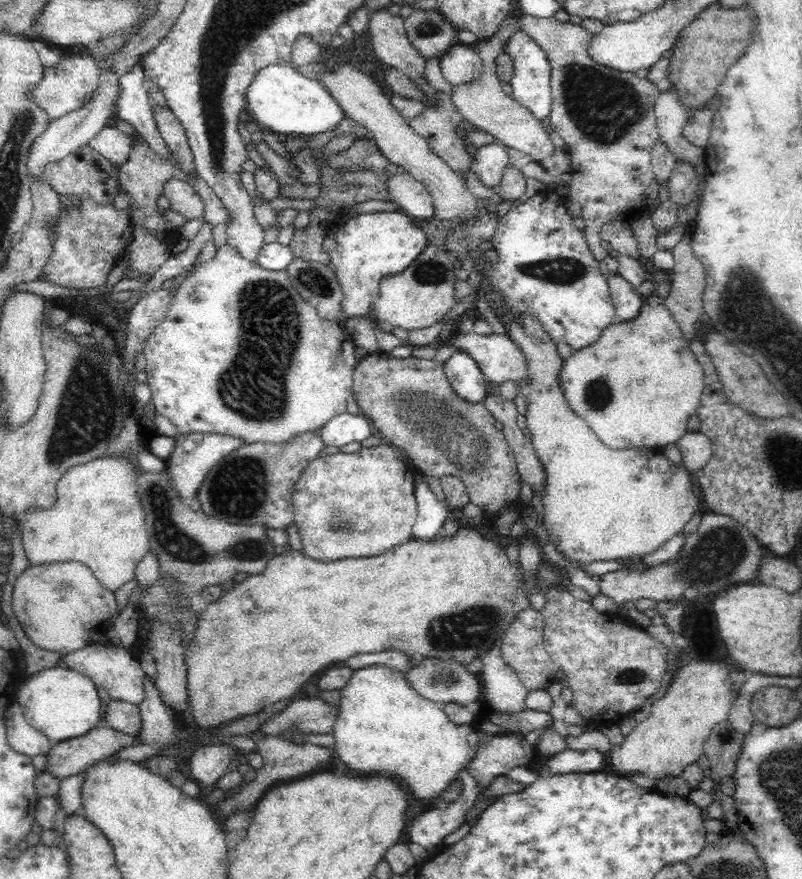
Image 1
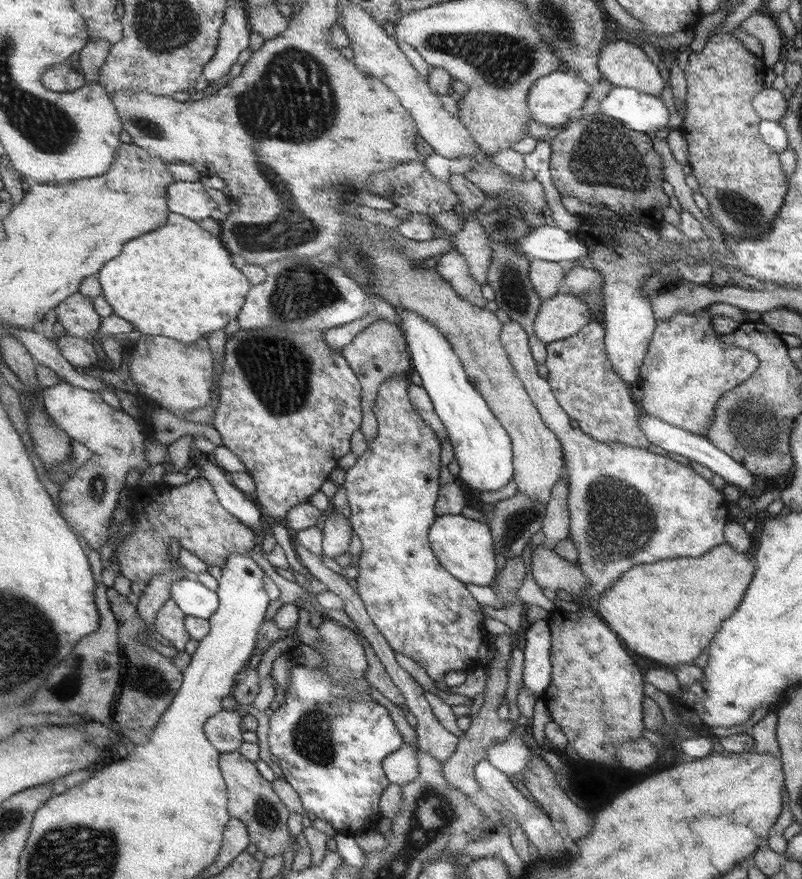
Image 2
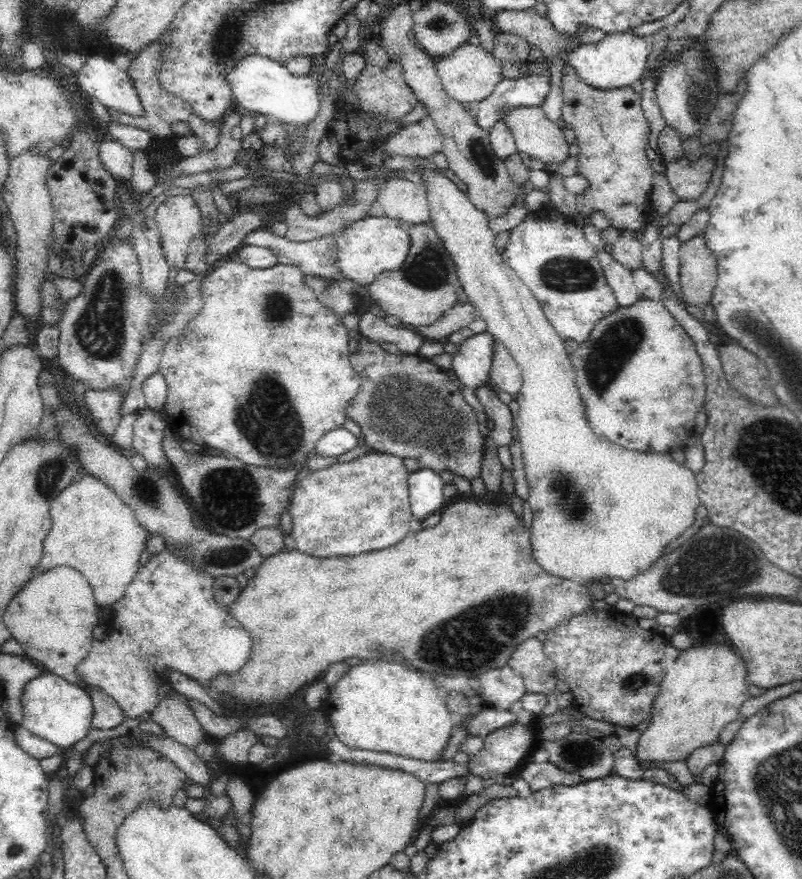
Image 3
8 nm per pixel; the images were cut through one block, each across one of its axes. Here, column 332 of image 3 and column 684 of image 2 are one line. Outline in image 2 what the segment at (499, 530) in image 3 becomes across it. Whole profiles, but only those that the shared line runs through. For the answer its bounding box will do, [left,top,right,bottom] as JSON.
[595,544,753,670]

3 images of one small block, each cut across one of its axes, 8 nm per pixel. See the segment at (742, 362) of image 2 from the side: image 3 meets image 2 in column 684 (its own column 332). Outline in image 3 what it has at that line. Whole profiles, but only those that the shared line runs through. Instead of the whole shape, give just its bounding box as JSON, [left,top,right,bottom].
[158,261,361,469]

